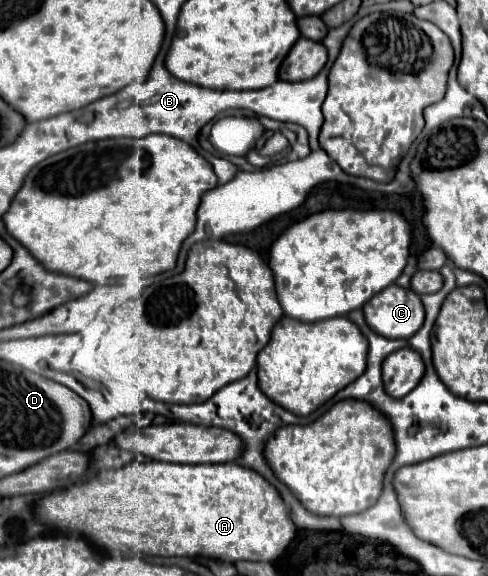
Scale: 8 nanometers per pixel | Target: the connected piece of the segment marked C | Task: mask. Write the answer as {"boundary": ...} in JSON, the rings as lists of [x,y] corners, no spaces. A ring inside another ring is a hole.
{"boundary":[[[392,284],[364,304],[366,324],[386,338],[410,338],[424,320],[424,308],[412,290]]]}

